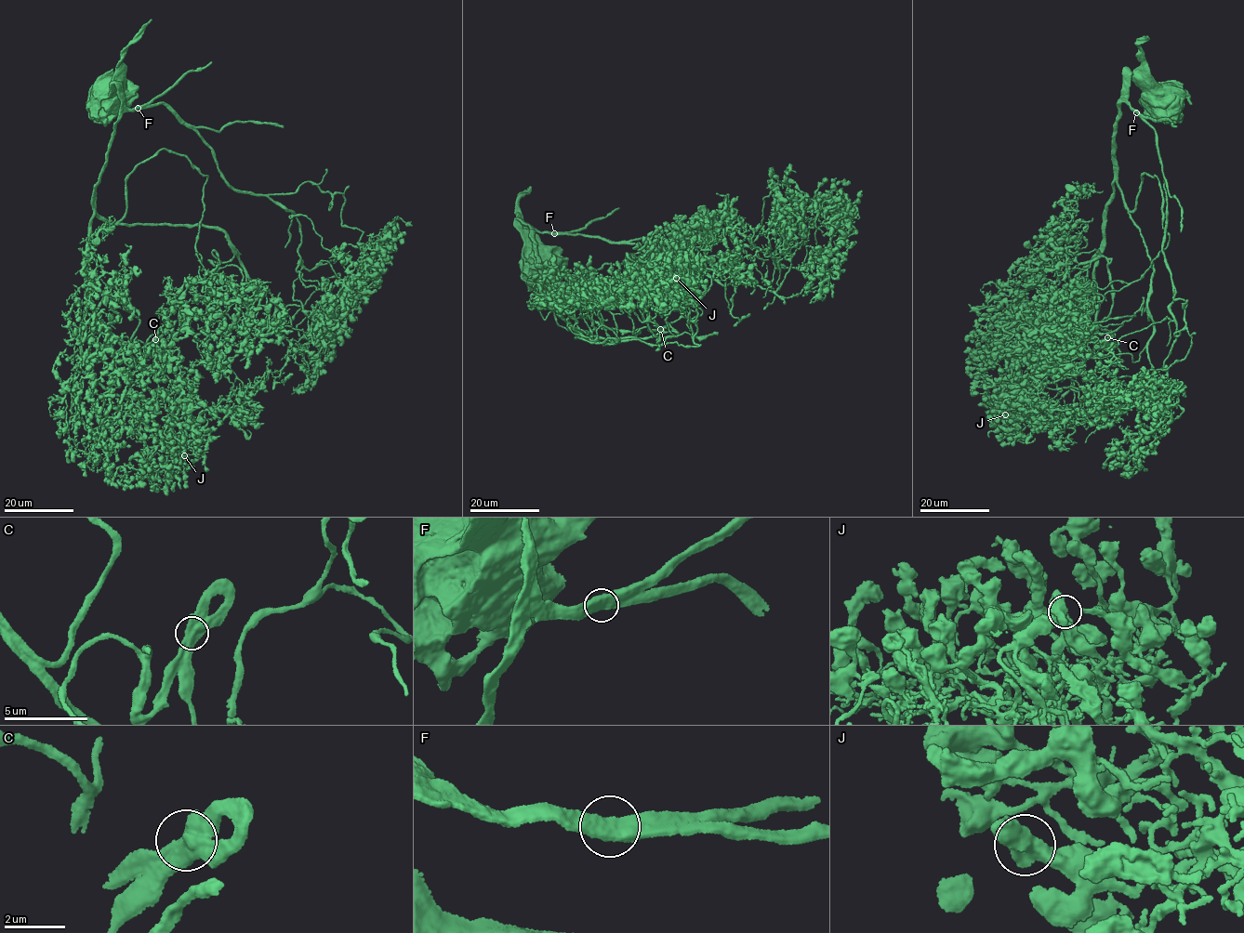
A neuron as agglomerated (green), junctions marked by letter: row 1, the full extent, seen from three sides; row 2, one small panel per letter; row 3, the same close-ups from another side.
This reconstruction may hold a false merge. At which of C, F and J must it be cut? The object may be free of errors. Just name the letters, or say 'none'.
none

